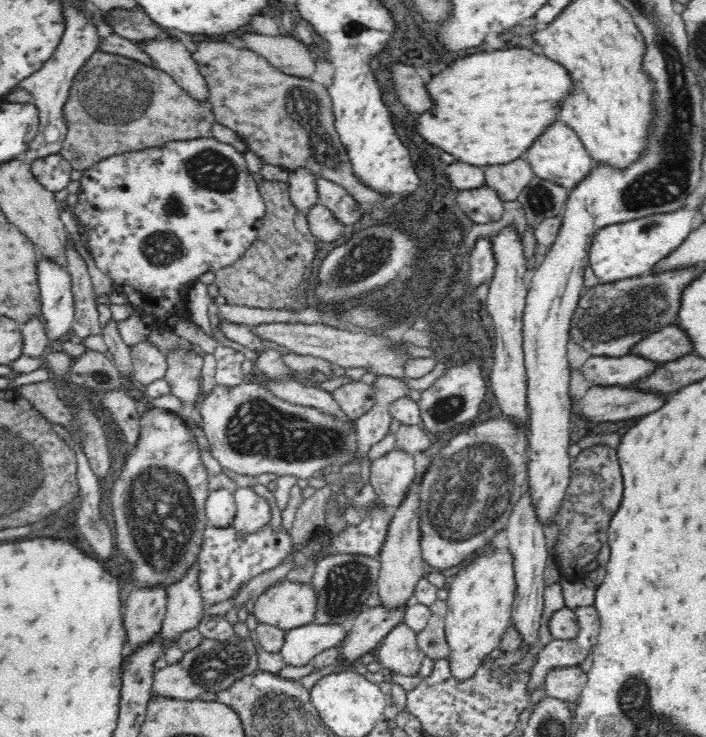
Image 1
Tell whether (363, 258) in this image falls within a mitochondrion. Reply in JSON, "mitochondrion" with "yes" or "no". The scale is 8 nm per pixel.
{"mitochondrion":"yes"}

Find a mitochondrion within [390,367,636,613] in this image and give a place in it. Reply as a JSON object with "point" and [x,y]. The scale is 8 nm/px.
{"point":[473,486]}

